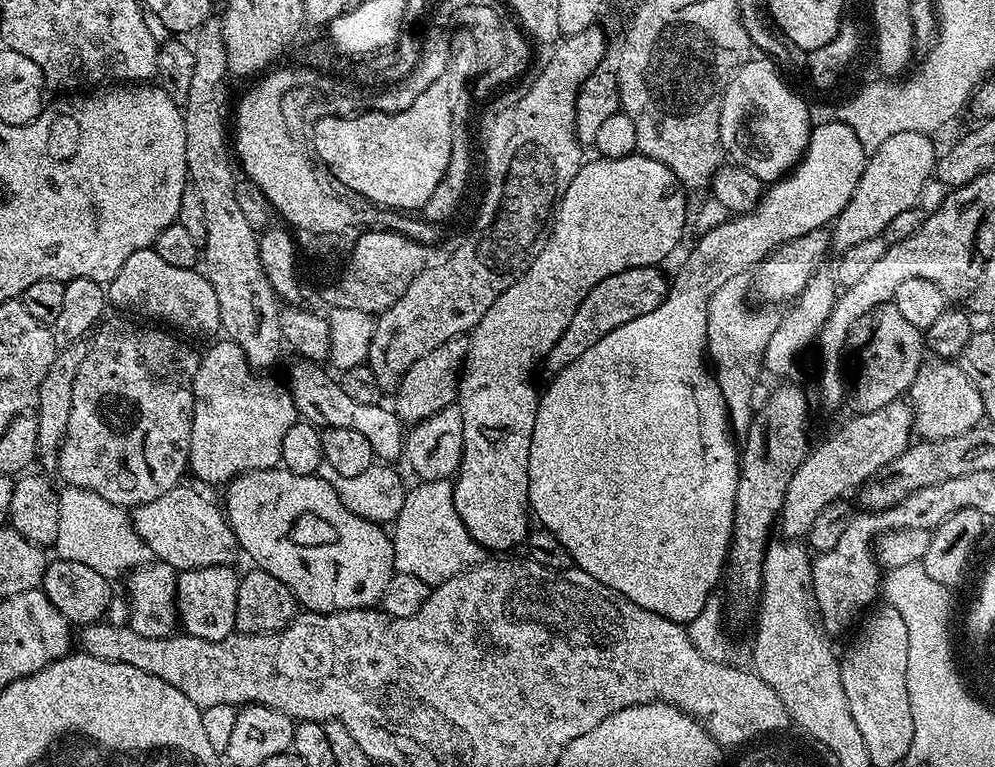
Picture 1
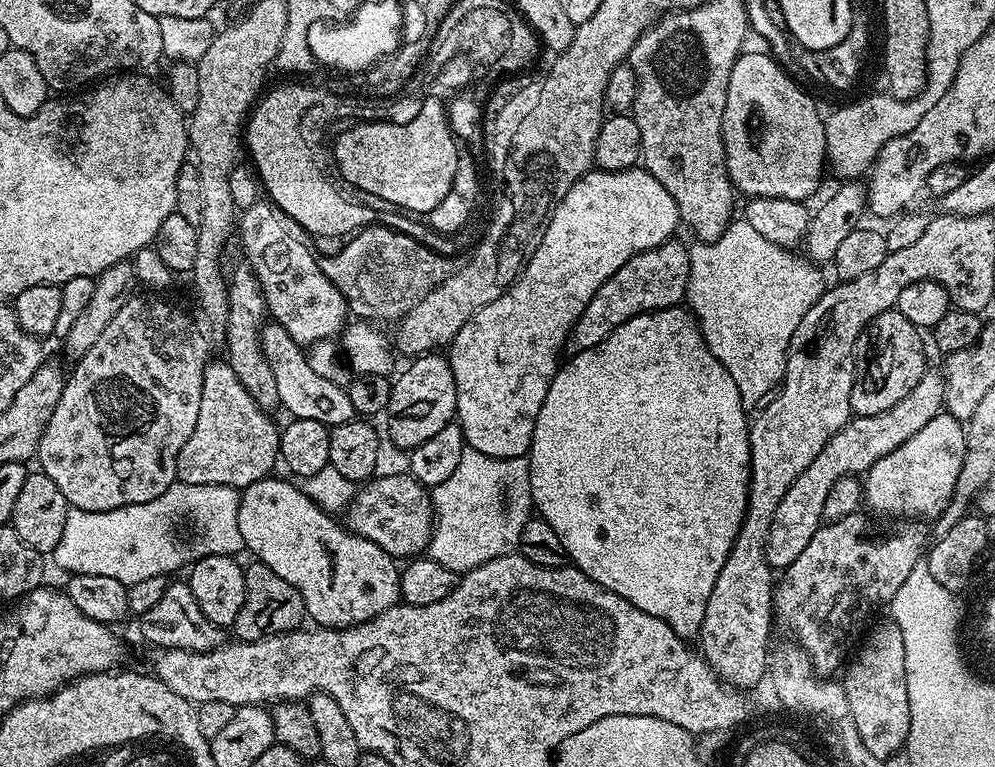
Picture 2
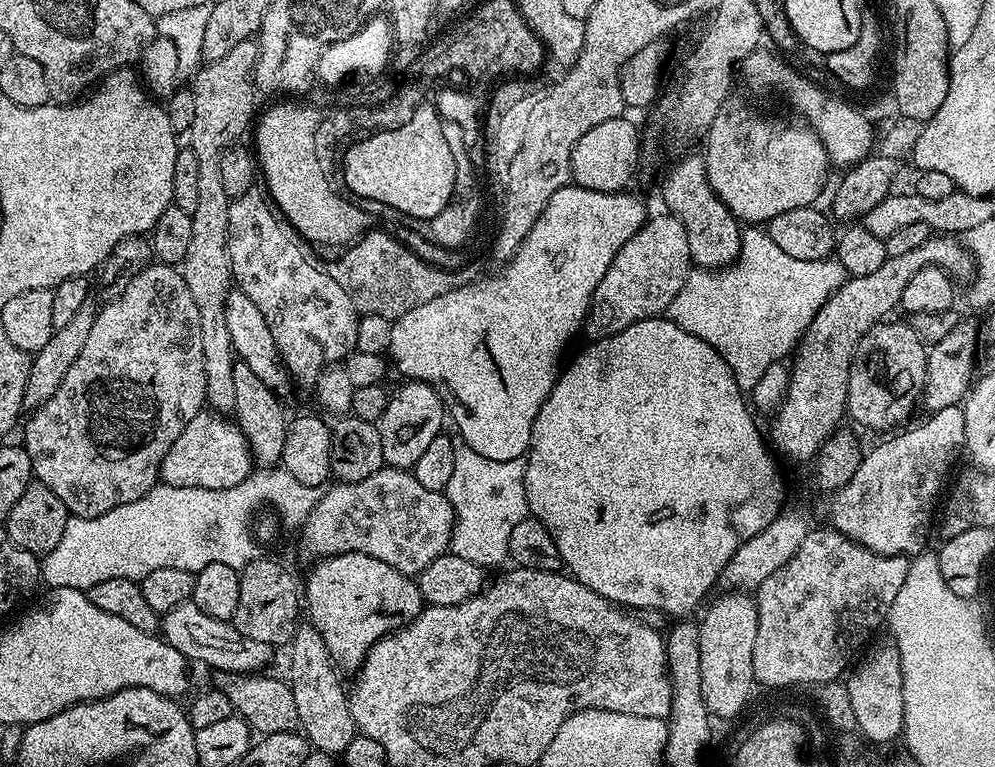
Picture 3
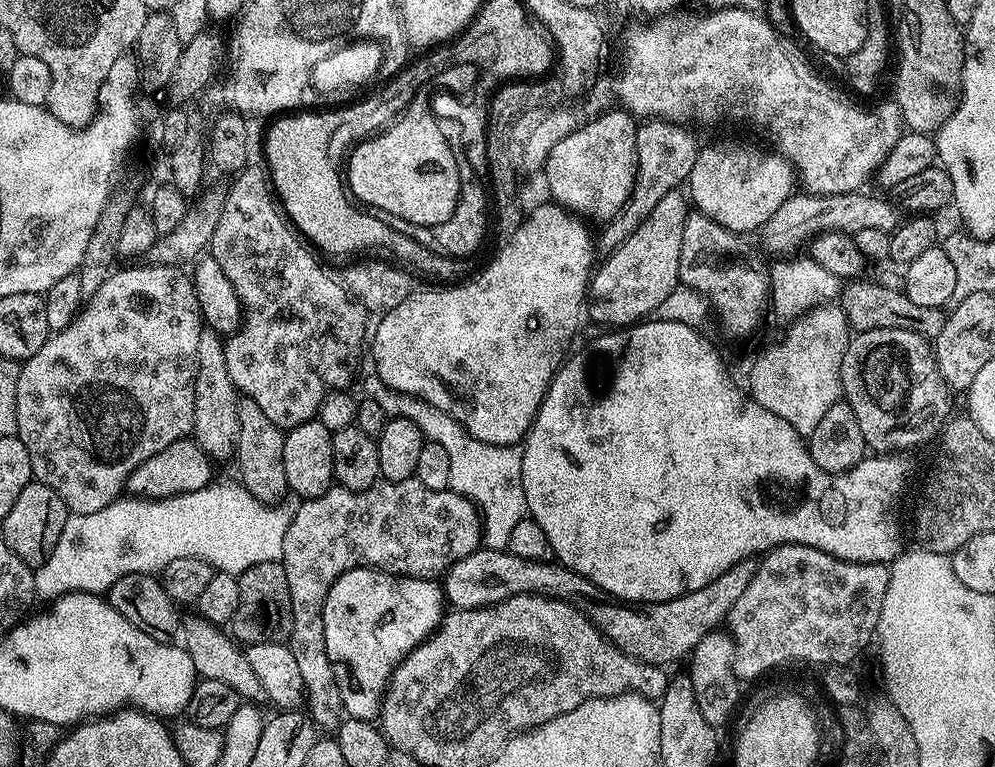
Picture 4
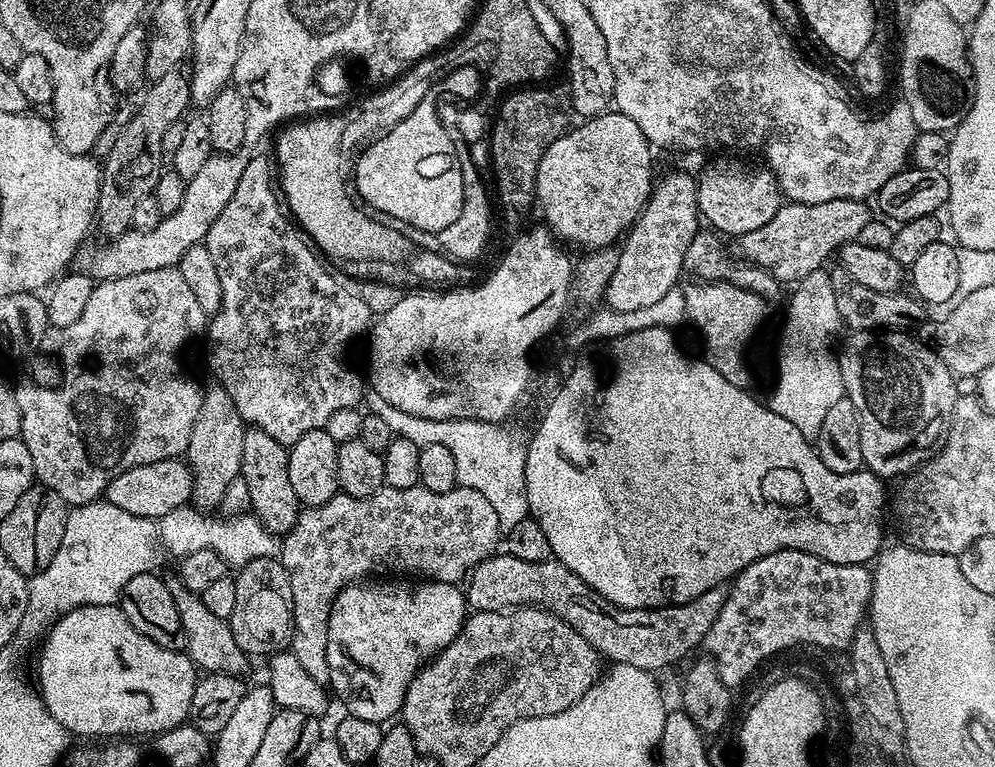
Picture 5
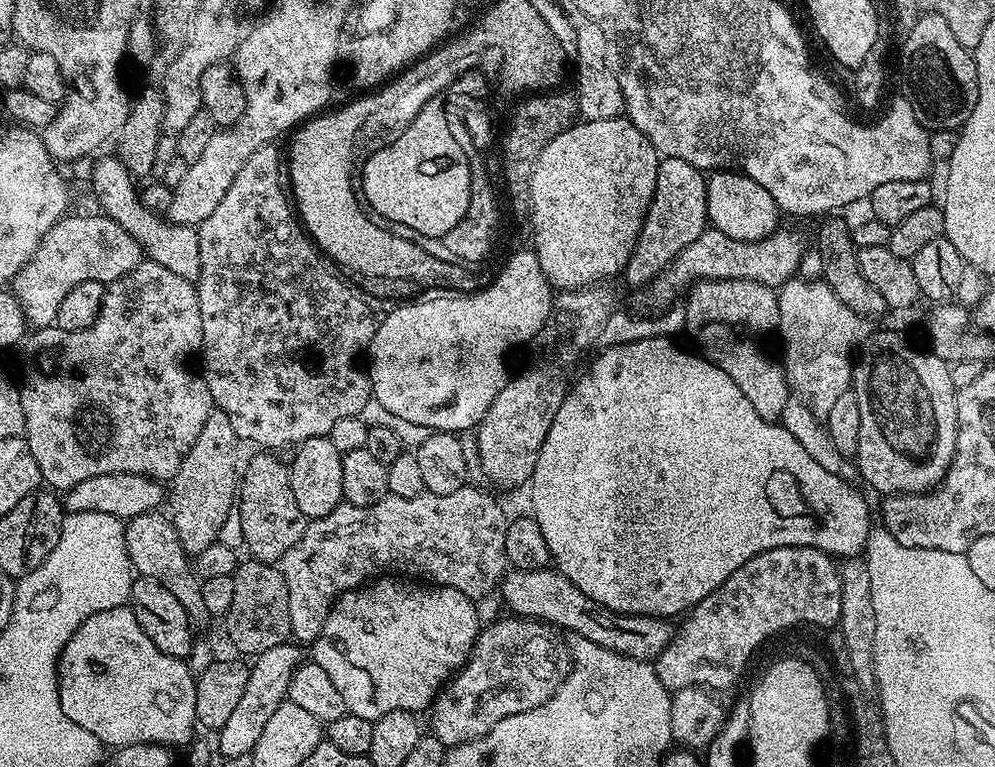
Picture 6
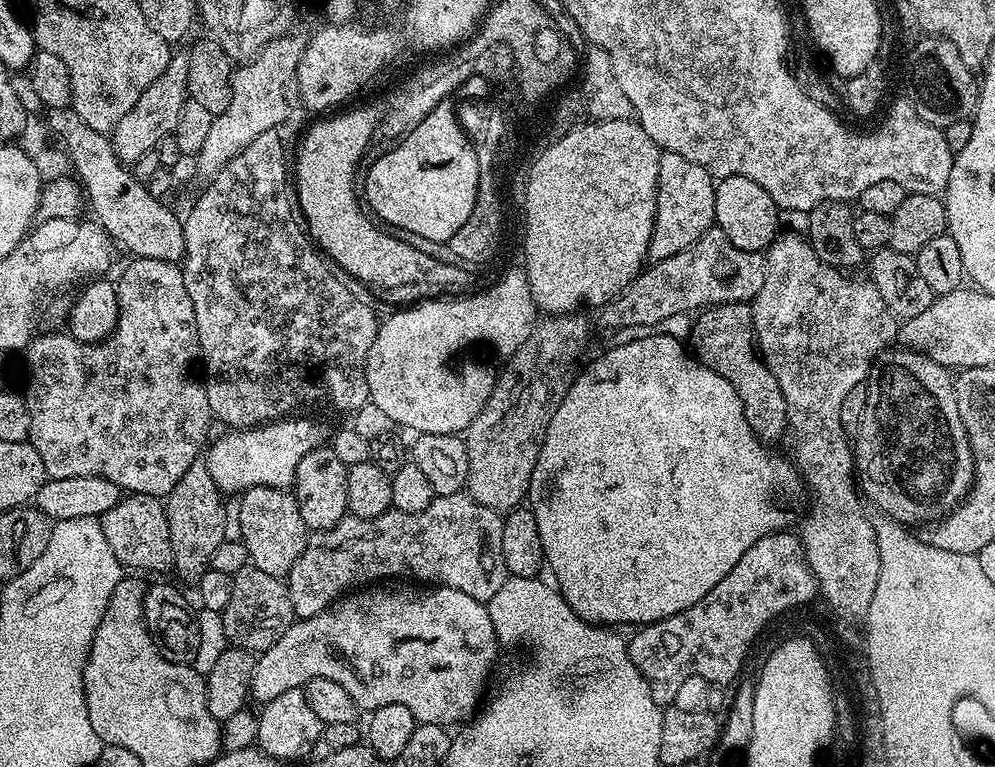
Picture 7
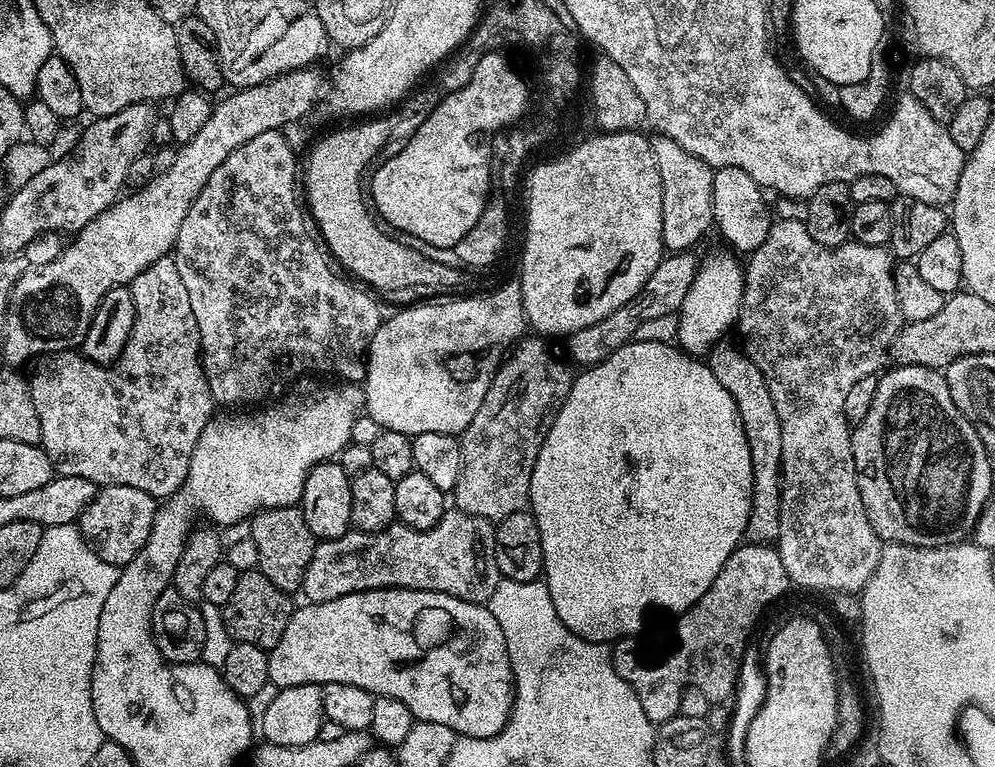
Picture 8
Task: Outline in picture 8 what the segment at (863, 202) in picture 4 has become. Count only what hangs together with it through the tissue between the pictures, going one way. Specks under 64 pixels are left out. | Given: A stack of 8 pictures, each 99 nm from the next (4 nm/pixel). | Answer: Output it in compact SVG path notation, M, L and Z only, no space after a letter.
M689 250L665 255L654 270L654 274L650 274L644 291L637 294L635 300L614 310L614 314L606 314L602 322L594 322L594 326L585 326L583 330L573 332L567 337L569 356L567 359L573 365L580 364L579 366L591 366L602 362L610 358L610 354L614 354L614 350L618 350L622 345L631 344L635 340L635 331L638 330L638 326L642 326L642 322L650 318L662 318L662 314L679 313L682 302L696 277L698 267L696 254L695 251Z

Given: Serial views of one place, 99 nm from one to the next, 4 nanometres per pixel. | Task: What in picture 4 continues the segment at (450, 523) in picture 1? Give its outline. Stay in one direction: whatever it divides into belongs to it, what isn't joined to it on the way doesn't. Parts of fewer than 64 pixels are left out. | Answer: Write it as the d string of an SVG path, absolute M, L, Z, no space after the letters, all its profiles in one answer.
M369 374L365 378L364 388L368 391L365 392L367 399L378 402L387 416L402 416L414 421L422 430L425 441L433 440L446 449L446 454L450 457L448 487L476 505L482 517L483 547L507 549L514 526L518 526L518 522L528 516L526 490L522 490L523 451L516 446L498 448L493 444L478 442L457 420L450 418L446 410L438 410L438 406L430 406L430 402L422 398L392 388L375 374Z

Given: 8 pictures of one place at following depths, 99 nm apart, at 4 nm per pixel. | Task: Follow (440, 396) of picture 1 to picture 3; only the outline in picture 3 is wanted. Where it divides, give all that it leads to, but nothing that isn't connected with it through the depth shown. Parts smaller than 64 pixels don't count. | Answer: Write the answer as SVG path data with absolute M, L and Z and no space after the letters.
M421 380L404 382L404 385L397 392L393 391L389 395L386 410L382 410L382 418L378 421L380 437L382 438L382 458L385 465L390 468L415 469L418 458L422 458L423 452L430 447L430 442L434 442L434 438L441 435L443 428L440 427L443 426L444 420L446 424L446 409L435 388L422 383Z

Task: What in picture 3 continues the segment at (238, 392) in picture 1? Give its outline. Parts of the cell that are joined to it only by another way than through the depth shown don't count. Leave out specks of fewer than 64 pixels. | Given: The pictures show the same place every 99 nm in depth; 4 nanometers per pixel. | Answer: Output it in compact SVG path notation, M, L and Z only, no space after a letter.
M201 410L197 416L190 418L186 430L178 434L174 446L166 450L166 458L162 458L160 467L160 480L183 488L226 490L241 484L253 470L252 452L240 425L215 410Z

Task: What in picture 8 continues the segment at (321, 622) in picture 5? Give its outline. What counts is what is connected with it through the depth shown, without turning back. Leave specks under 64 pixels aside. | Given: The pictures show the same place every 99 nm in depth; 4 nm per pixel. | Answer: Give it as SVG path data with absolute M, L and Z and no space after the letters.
M448 510L437 524L430 526L430 530L414 530L397 522L381 532L350 530L337 540L319 541L310 558L310 566L306 566L302 596L305 596L303 599L307 603L317 604L342 598L346 594L365 592L371 588L413 588L450 594L471 604L487 605L501 578L496 557L496 530L493 521L459 510Z

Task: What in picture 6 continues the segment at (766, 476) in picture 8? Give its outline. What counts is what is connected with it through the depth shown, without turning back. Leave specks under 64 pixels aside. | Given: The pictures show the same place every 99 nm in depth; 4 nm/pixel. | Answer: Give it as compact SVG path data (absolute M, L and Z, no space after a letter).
M698 280L692 285L683 301L685 308L685 324L683 331L693 340L695 351L703 356L718 370L730 374L734 386L746 394L750 406L762 414L764 420L779 421L782 410L786 410L790 399L788 379L784 377L784 369L776 364L760 349L756 339L760 336L760 328L775 329L778 324L778 298L777 289L767 288L765 284L759 284L757 280Z

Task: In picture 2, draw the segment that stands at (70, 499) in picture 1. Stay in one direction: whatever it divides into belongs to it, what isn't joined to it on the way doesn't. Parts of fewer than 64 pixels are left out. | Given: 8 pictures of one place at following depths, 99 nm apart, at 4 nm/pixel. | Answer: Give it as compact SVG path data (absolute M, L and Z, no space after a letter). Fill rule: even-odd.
M177 482L168 487L166 494L134 506L101 512L69 508L62 538L58 538L58 546L50 556L51 559L56 559L58 567L65 568L65 573L73 576L102 574L105 578L118 578L118 582L126 585L145 581L154 575L168 576L178 571L183 564L191 565L202 556L236 556L244 548L242 534L238 530L239 505L240 492L230 486L194 486ZM180 516L188 519L188 528L192 531L192 541L189 544L183 544L176 534Z

